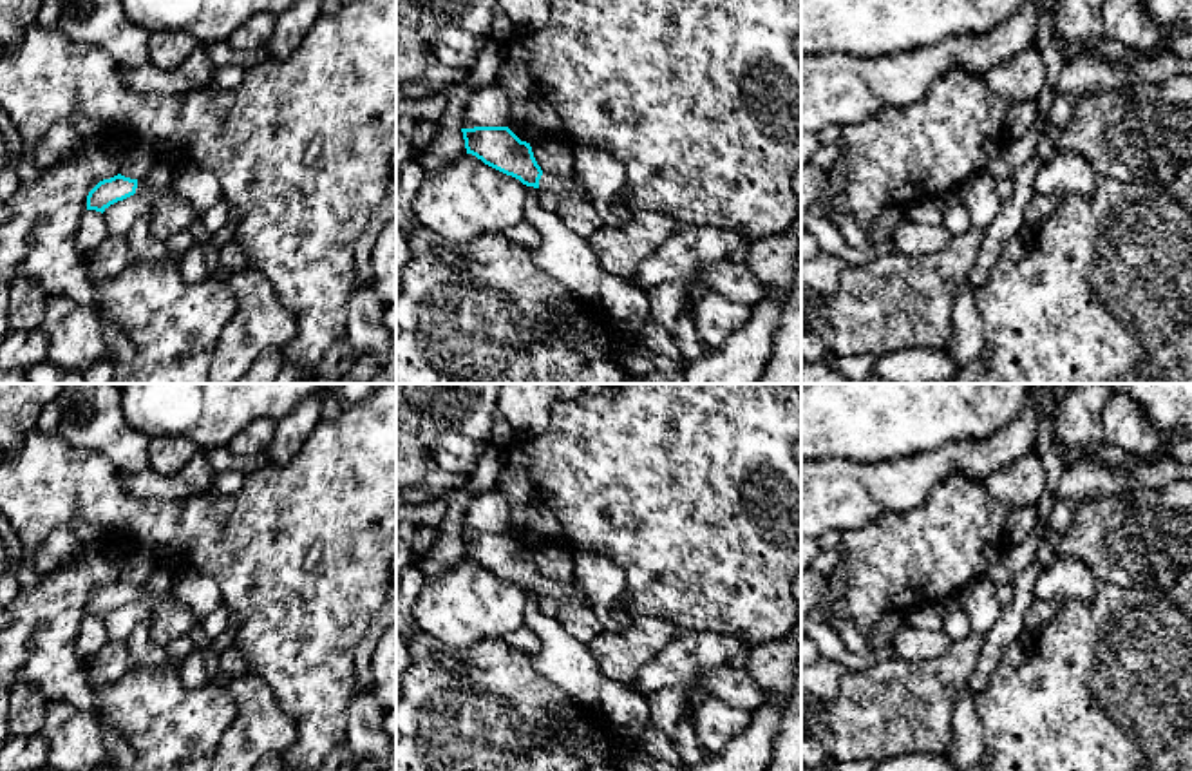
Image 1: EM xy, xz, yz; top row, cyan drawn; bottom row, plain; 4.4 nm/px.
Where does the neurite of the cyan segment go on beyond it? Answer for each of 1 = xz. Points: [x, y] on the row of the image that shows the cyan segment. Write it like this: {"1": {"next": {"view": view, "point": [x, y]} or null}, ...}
{"1": {"next": {"view": "xz", "point": [561, 185]}}}

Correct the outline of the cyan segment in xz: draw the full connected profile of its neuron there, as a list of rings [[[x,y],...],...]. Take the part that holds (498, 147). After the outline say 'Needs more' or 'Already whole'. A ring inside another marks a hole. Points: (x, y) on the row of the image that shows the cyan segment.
[[[474,127],[461,128],[461,132],[467,154],[476,156],[485,165],[557,197],[586,195],[591,201],[591,195],[575,174],[555,176],[543,172],[530,143],[521,141],[508,127]]]. Needs more

